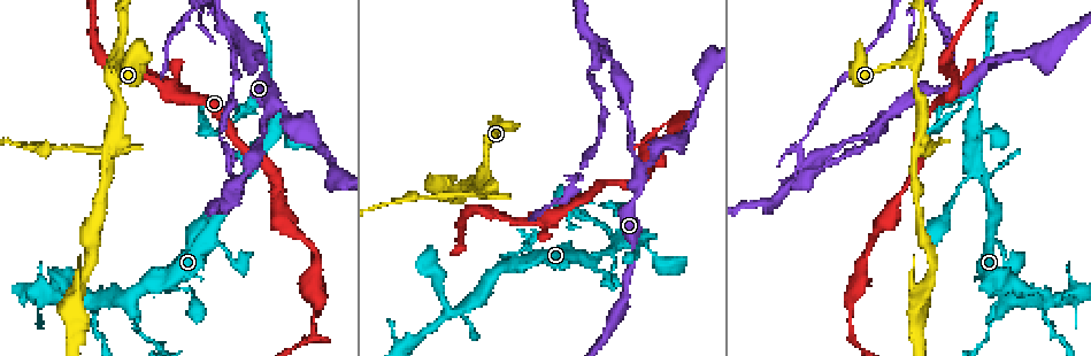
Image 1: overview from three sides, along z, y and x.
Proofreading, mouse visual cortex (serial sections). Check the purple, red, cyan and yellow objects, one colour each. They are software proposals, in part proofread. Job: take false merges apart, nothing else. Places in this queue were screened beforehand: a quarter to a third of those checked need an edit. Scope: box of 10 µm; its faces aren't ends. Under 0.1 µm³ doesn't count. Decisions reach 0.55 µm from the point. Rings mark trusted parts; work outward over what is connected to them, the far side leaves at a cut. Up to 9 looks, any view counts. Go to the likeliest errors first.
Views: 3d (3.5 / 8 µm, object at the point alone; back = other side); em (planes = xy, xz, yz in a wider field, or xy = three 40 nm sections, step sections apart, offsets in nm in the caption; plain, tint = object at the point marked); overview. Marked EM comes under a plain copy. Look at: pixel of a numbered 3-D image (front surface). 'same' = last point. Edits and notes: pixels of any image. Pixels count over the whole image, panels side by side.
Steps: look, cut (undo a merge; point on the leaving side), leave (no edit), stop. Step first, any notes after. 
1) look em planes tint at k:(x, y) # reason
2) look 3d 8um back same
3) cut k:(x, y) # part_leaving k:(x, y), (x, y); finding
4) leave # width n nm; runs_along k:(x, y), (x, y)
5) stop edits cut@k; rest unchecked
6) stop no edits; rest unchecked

look 3d 3.5um at 1:(1047, 295) # sharp bend

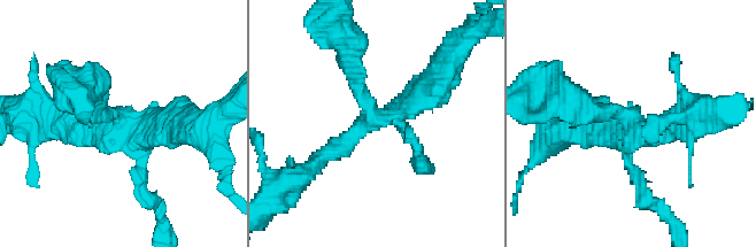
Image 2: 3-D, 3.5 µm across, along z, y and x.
look em planes tint at 2:(117, 125) # arms 4; arm_widths 150, 250, 250, 400 nm; need the tissue

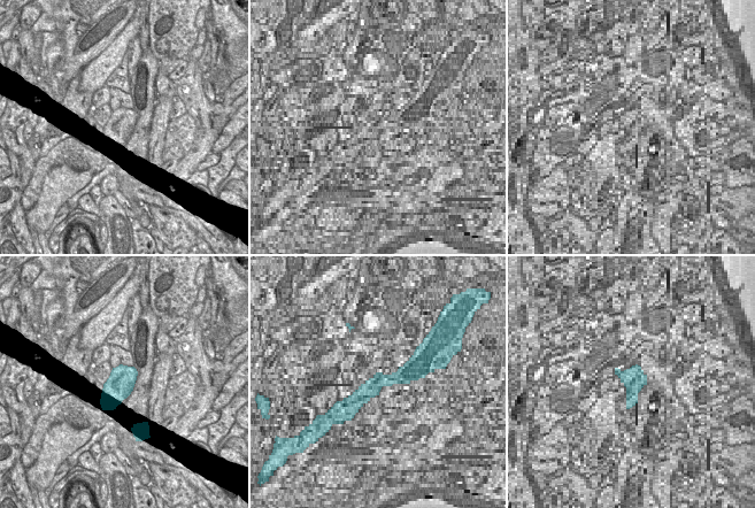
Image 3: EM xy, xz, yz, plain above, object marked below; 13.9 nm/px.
leave # runs_along 2:(437, 79), (319, 162); one cell here

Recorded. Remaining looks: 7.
look 3d 3.5um at 1:(636, 170) # three arms meet

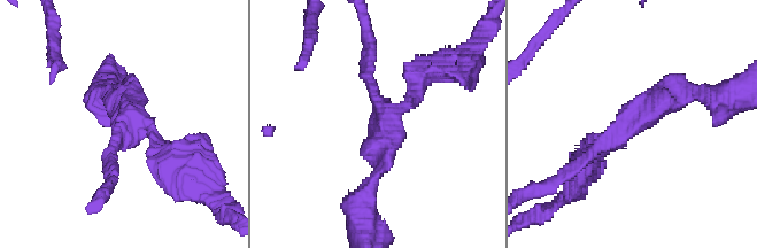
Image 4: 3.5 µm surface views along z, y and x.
look em xy step 1 tint at 4:(380, 124) # arms 3; arm_widths 150, 200, 200 nm

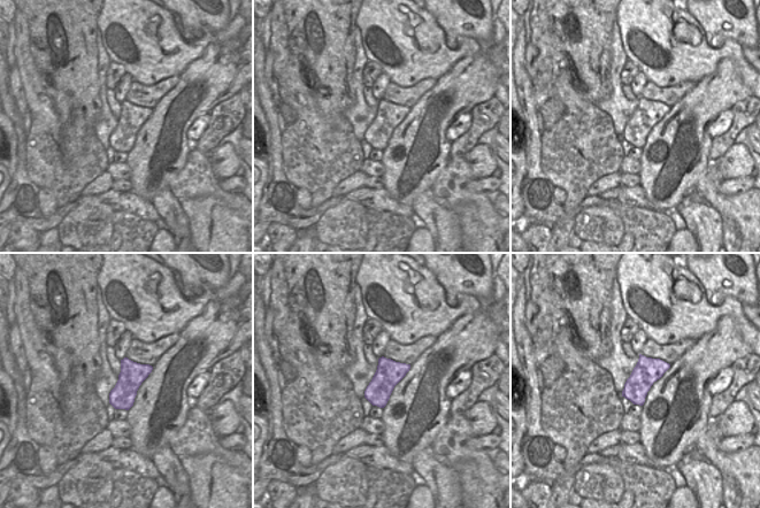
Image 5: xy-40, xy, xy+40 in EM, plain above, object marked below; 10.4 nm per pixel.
leave # runs_along 4:(704, 94), (661, 101), (581, 161); all the same cell

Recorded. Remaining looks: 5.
look 3d 3.5um at 1:(248, 178) # three-way junction

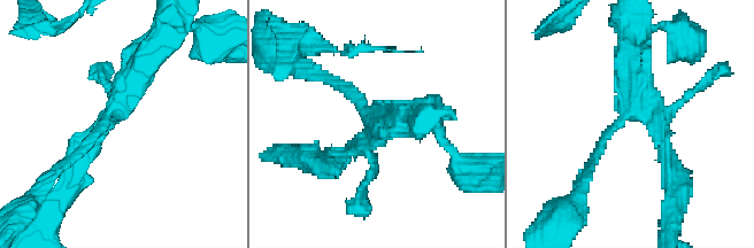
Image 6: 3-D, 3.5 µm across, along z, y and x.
look em xy step 2 tint at 6:(655, 113) # now the EM

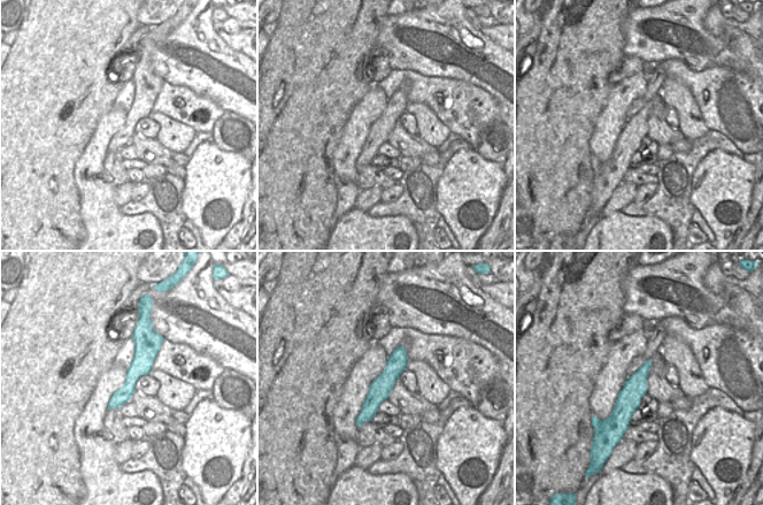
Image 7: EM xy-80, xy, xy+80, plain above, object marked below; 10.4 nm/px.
leave # runs_along 6:(75, 175), (148, 54); all the same cell

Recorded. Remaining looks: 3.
look 3d 3.5um at 1:(482, 166) # abrupt turn

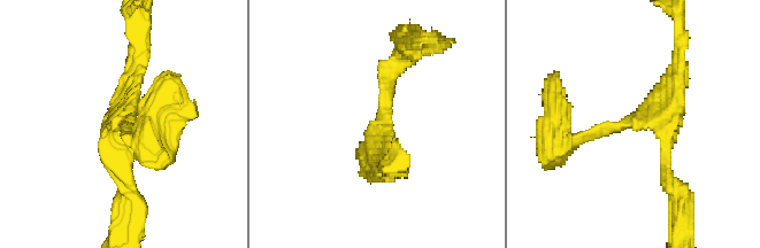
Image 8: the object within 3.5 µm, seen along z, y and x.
look em xy step 1 tint at 8:(124, 119)

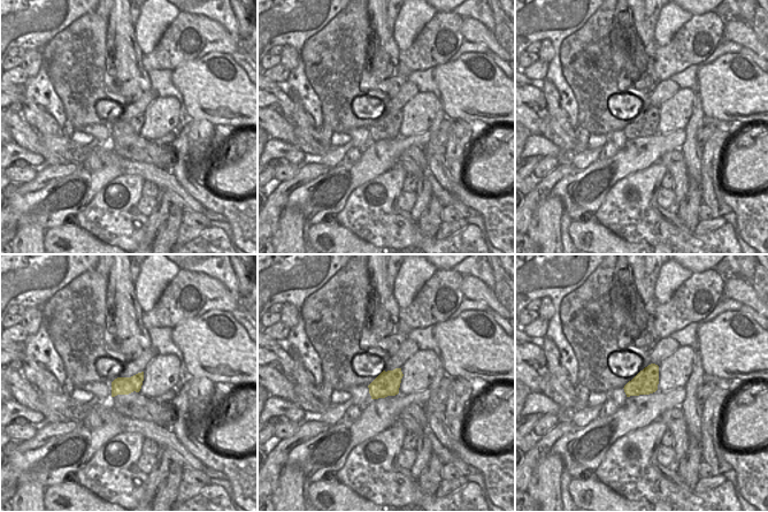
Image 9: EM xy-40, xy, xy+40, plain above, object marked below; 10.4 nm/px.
leave # one cell here

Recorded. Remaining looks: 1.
stop no edits; rest unchecked

